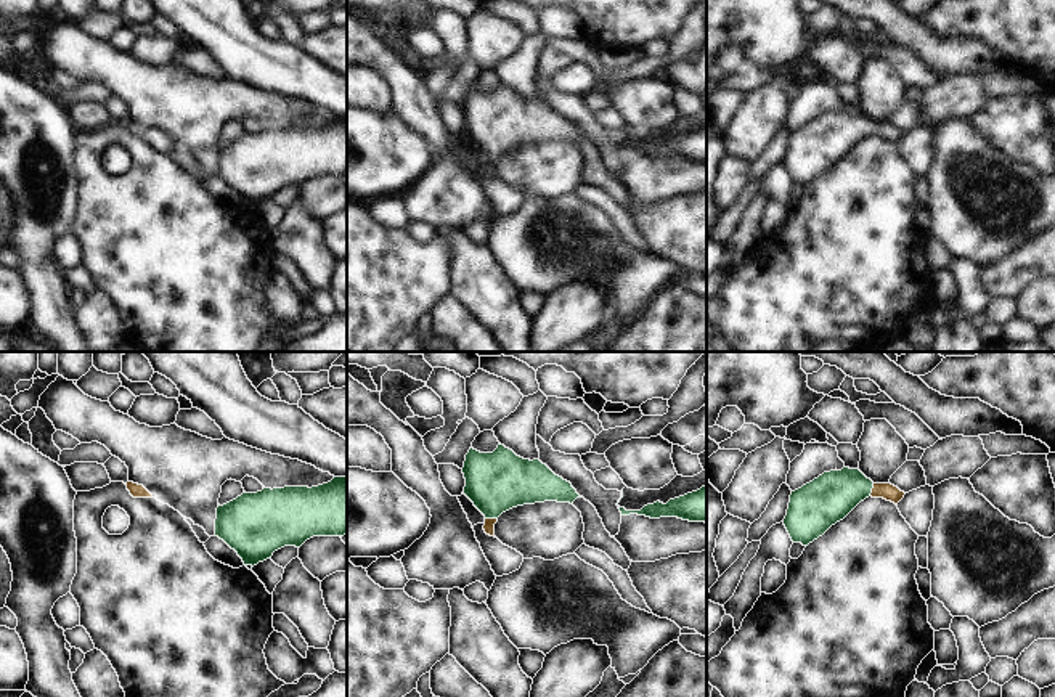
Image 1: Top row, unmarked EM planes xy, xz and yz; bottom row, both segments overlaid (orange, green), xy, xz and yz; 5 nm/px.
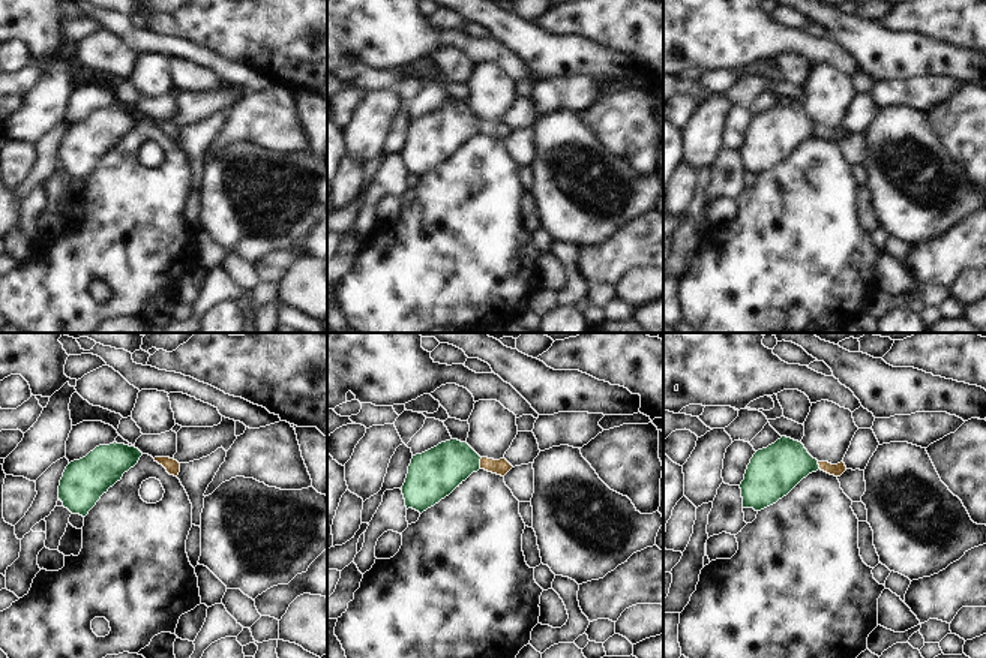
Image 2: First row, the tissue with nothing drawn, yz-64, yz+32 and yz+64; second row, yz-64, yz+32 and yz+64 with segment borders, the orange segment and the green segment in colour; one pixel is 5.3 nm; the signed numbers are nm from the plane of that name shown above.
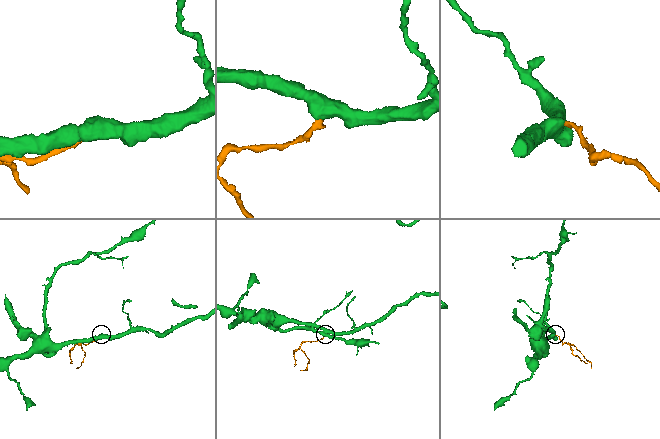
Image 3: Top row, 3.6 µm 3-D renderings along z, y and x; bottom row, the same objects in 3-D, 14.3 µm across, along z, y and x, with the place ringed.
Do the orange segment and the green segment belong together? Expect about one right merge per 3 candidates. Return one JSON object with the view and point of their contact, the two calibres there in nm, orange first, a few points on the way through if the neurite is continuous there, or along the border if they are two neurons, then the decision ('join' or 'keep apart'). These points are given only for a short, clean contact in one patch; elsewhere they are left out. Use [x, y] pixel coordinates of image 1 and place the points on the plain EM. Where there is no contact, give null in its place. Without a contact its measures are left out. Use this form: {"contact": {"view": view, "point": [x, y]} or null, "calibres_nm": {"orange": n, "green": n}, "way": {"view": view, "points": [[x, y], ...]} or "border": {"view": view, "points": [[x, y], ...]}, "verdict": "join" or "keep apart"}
{"contact": {"view": "xz", "point": [492, 159]}, "calibres_nm": {"orange": 60, "green": 300}, "way": {"view": "xz", "points": [[488, 167], [492, 159], [495, 122]]}, "verdict": "join"}

